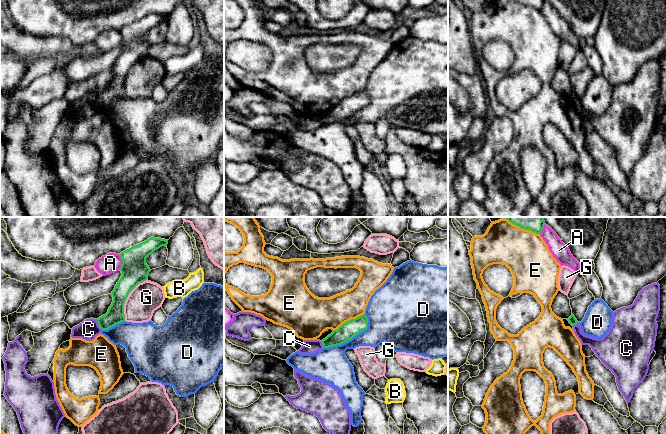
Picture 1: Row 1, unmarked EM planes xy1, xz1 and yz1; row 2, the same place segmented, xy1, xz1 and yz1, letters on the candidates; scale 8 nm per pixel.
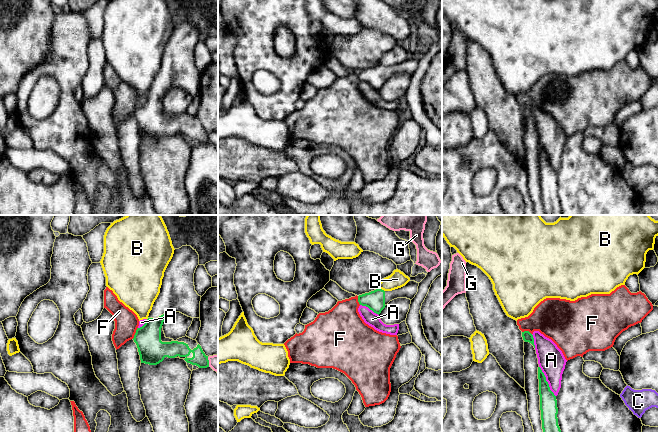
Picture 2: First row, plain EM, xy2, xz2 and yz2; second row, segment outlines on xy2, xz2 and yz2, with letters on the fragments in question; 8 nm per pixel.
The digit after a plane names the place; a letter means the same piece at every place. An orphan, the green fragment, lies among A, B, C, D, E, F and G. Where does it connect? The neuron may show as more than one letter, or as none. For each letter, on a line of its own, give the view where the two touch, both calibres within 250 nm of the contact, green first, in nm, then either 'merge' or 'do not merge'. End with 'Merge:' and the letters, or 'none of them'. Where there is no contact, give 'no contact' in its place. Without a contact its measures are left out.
A: meets green in yz2; 140 nm thick on the green side, 220 nm on the other; do not merge
B: meets green in xz2; 160 nm thick on the green side, 140 nm on the other; do not merge
C: meets green in xy1; 140 nm thick on the green side, 160 nm on the other; do not merge
D: meets green in xz1; 140 nm thick on the green side, 260 nm on the other; do not merge
E: meets green in xz1; 140 nm thick on the green side, 280 nm on the other; do not merge
F: meets green in xy2; 220 nm thick on the green side, 190 nm on the other; do not merge
G: meets green in xy1; 220 nm thick on the green side, 240 nm on the other; do not merge
Merge: none of them

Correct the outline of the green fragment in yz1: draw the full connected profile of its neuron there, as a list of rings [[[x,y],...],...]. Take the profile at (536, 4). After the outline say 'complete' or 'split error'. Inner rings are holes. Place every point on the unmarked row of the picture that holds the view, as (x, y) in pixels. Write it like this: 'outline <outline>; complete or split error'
outline [[[514,0],[522,5],[530,6],[536,10],[541,10],[545,0]]]; complete

